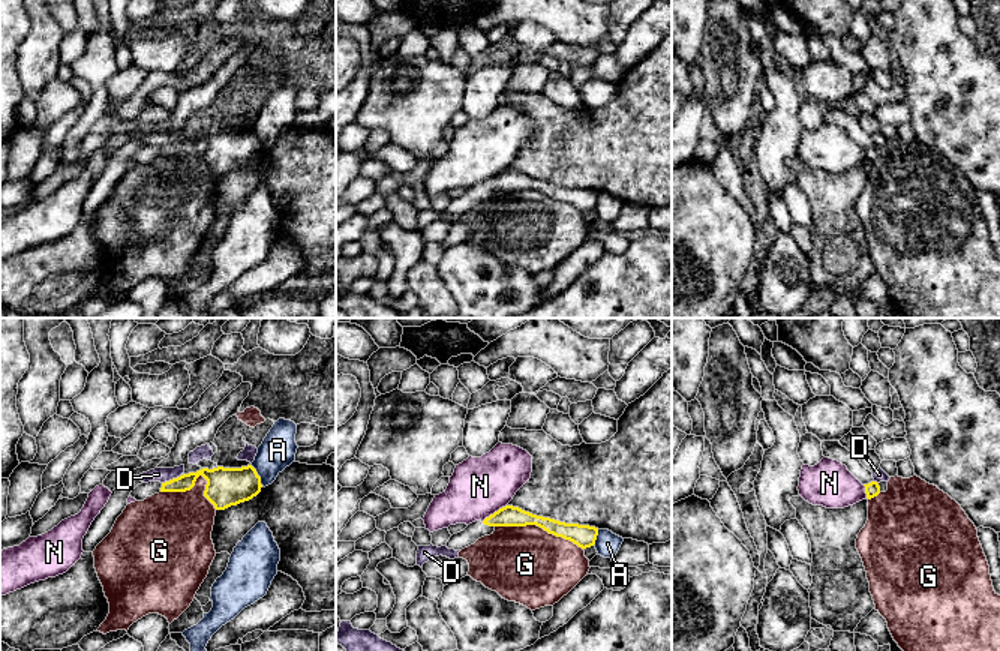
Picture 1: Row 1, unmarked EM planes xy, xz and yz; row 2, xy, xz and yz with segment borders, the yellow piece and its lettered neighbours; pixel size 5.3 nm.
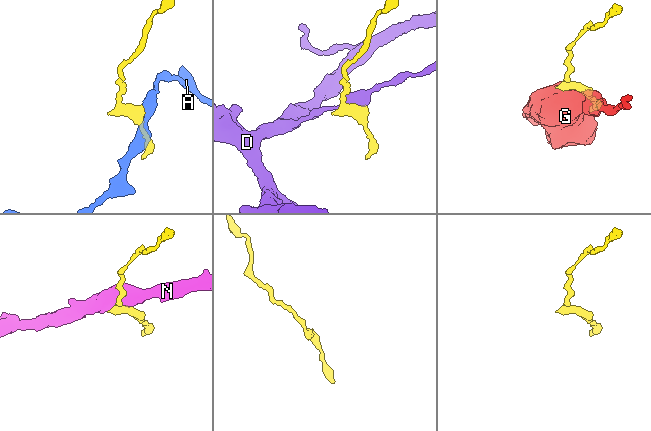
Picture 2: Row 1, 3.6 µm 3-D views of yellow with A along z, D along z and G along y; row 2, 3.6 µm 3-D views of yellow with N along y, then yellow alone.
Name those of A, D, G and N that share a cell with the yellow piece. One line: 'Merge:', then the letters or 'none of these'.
Merge: none of these

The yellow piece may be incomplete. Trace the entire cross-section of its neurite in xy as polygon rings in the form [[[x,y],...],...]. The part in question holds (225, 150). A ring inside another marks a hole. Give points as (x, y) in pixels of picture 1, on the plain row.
[[[252,129],[241,132],[213,134],[202,132],[196,136],[183,138],[169,146],[148,146],[138,148],[129,160],[144,165],[159,156],[186,156],[195,150],[196,142],[202,140],[207,144],[204,160],[216,174],[225,174],[231,170],[249,165],[261,156],[261,141]]]

